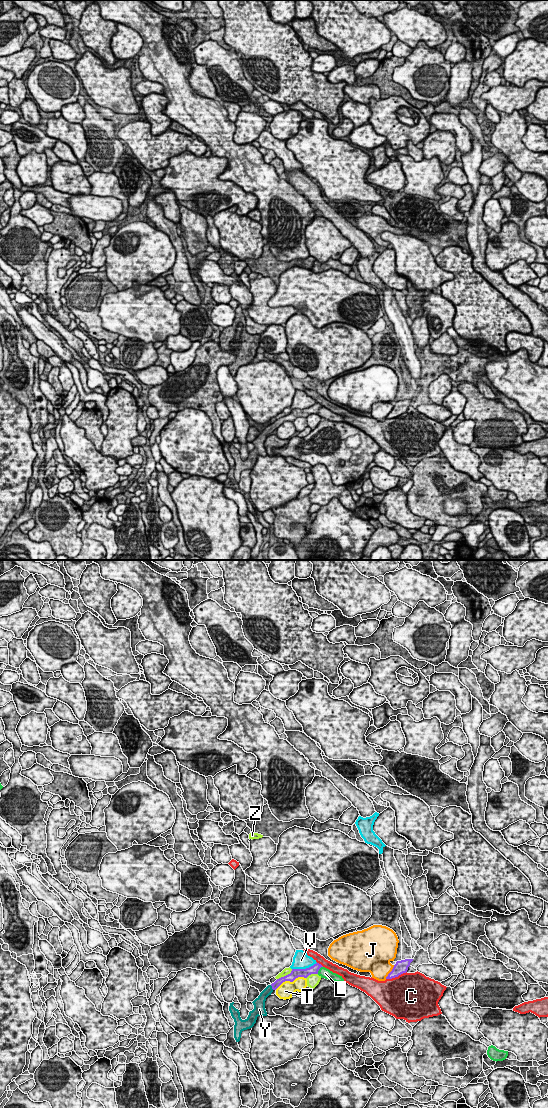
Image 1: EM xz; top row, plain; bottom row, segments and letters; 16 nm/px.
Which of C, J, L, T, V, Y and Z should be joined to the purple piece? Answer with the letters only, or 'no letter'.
Y

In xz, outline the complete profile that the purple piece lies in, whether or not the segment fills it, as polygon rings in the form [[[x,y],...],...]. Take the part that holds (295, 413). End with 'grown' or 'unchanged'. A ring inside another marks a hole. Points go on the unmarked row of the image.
[[[316,403],[313,406],[306,409],[292,409],[291,413],[277,419],[271,425],[268,425],[260,435],[252,442],[254,445],[254,449],[249,452],[248,457],[245,460],[242,460],[240,457],[240,452],[236,449],[233,444],[230,443],[229,451],[231,453],[232,458],[234,459],[234,478],[236,482],[240,481],[241,473],[244,470],[250,469],[256,463],[258,456],[267,456],[267,452],[265,449],[265,441],[266,438],[271,435],[271,433],[276,430],[283,422],[290,421],[293,422],[298,417],[307,418],[311,414],[318,414],[319,409],[323,407],[321,404]]]; grown

